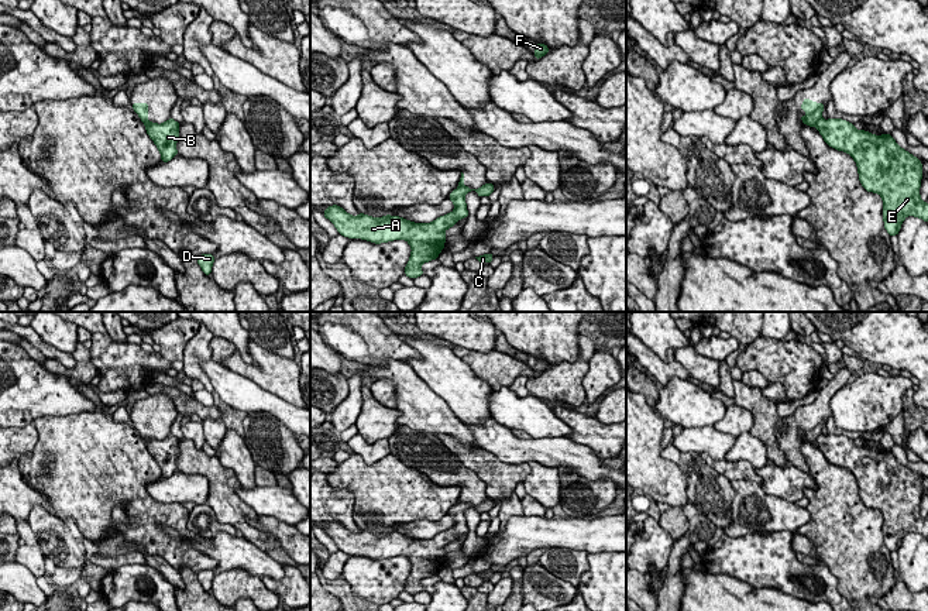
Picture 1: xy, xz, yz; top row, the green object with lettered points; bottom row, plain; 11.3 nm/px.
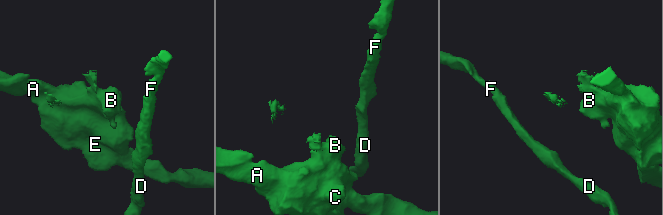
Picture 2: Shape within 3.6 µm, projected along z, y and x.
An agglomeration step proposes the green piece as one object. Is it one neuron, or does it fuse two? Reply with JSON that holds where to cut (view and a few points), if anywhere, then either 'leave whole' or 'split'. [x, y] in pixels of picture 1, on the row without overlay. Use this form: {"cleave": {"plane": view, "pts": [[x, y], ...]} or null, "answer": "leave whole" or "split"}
{"cleave": {"plane": "yz", "pts": [[821, 433], [815, 440]]}, "answer": "split"}

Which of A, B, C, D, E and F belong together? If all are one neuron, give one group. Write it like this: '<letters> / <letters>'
A B C E / D F

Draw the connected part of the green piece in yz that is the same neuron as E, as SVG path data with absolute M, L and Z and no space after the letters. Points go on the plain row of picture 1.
M821 433L817 444L829 463L855 476L862 502L881 512L884 545L890 552L898 550L907 532L928 539L928 519L920 511L921 476L898 463L891 450L859 447L842 435Z

